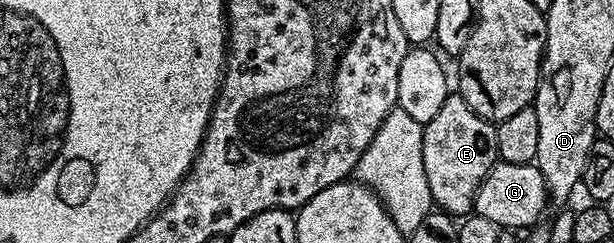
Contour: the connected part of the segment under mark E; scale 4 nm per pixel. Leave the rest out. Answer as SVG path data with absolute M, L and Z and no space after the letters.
M457 92L447 94L444 104L440 104L440 112L425 123L422 131L424 176L428 176L428 188L439 211L451 216L466 216L473 211L474 197L484 176L499 161L497 131L495 123L481 118Z

